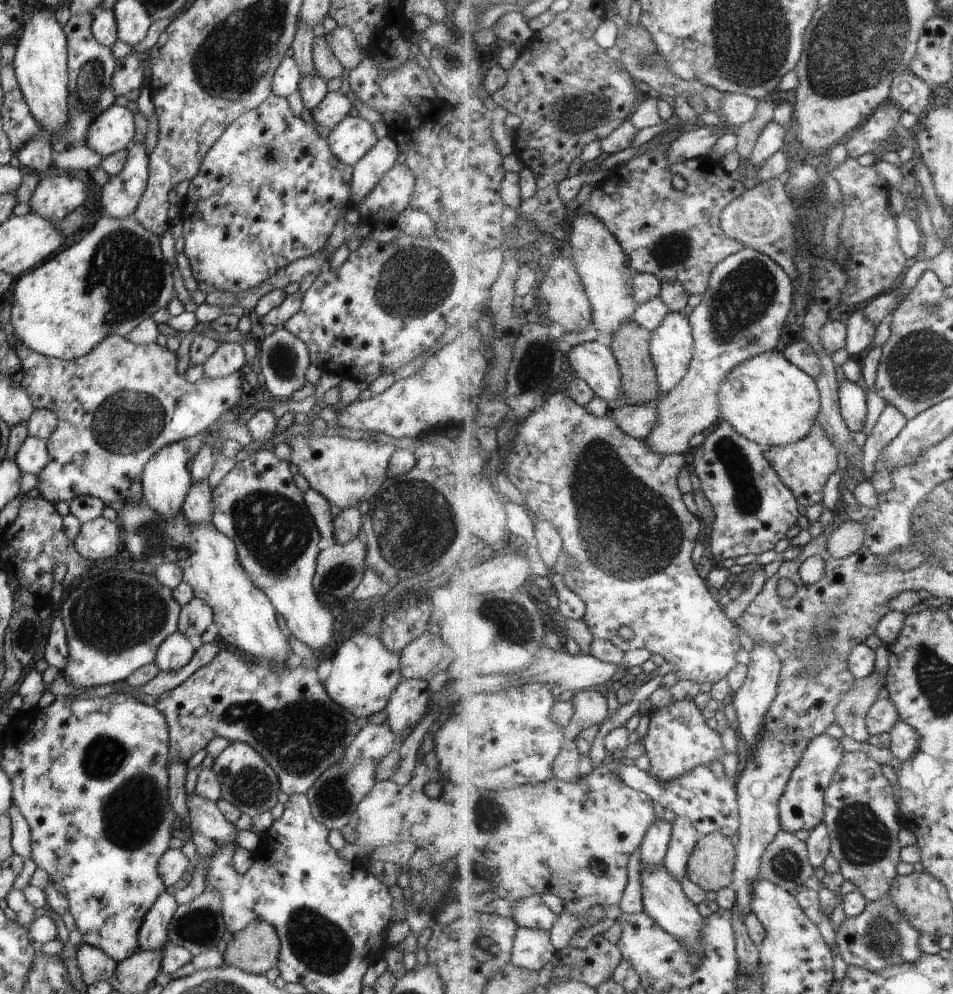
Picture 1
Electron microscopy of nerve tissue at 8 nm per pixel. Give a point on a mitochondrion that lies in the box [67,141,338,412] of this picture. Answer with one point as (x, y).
(122, 274)

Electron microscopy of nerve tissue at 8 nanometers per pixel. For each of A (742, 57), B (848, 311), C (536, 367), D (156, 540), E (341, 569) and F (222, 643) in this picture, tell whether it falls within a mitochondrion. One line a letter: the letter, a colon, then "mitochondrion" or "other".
A: mitochondrion
B: other
C: mitochondrion
D: mitochondrion
E: mitochondrion
F: other

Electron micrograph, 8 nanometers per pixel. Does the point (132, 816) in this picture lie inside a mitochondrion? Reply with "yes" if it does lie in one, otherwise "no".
yes

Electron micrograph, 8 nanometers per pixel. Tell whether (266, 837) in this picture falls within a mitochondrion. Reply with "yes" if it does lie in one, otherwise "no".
no

